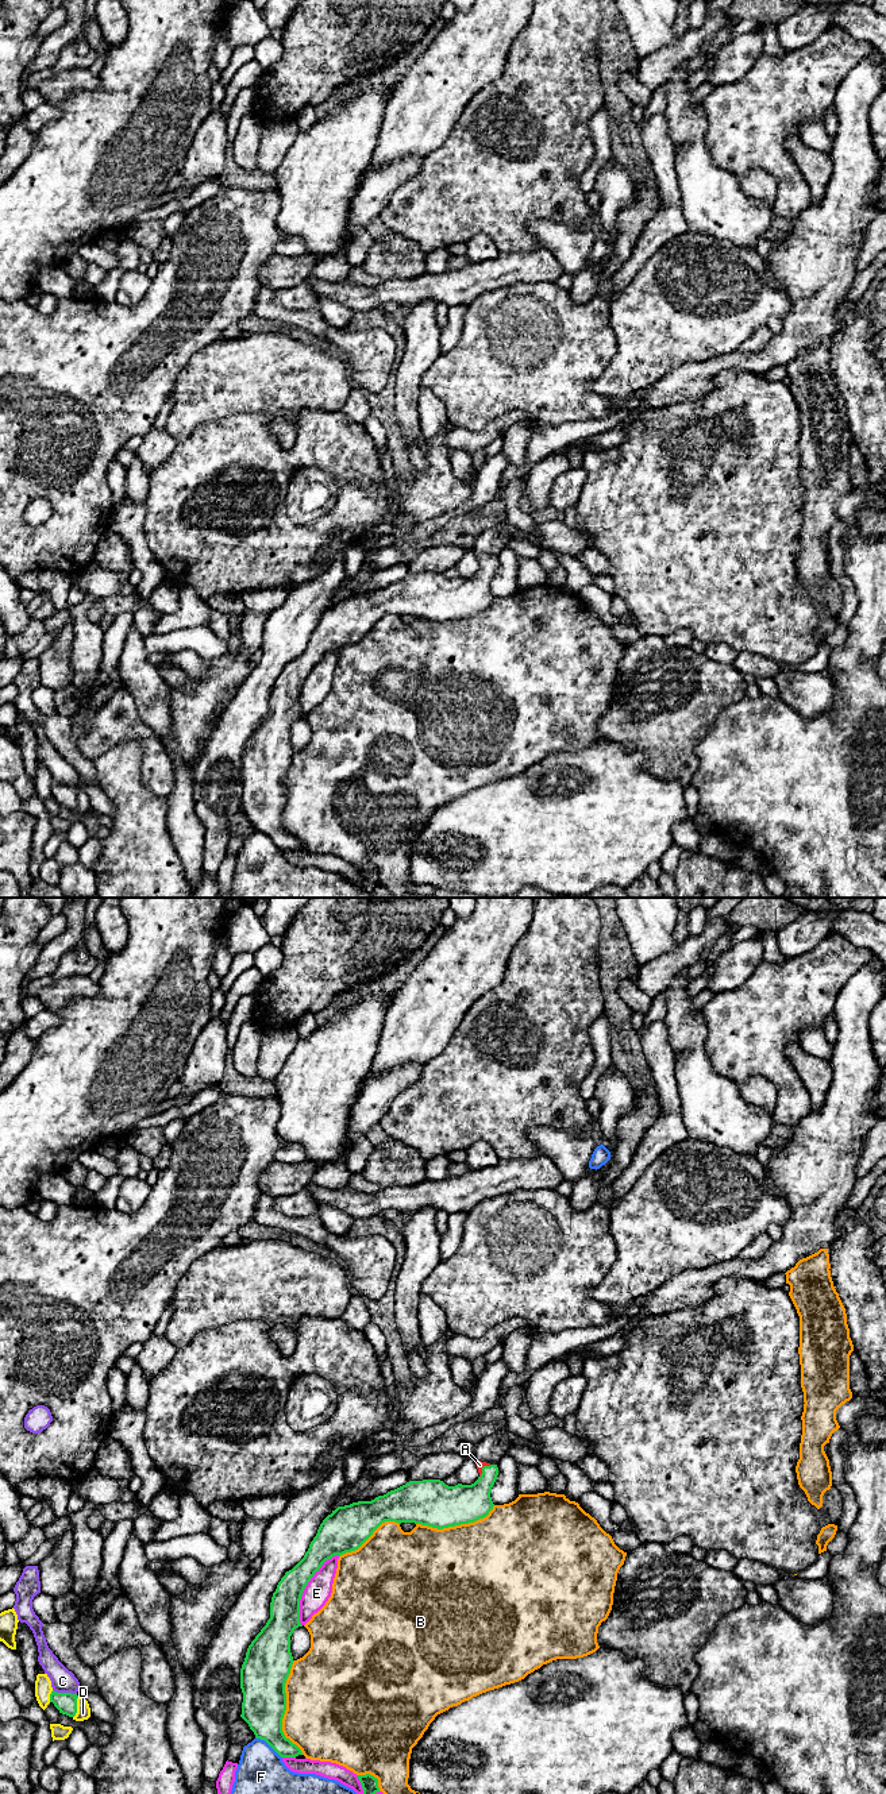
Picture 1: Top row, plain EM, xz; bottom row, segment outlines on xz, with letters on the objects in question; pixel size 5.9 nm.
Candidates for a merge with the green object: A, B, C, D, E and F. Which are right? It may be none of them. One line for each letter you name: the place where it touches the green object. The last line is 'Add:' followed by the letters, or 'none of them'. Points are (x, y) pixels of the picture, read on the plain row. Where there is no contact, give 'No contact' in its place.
A: Touches green at xz (482, 562)
Add: A

